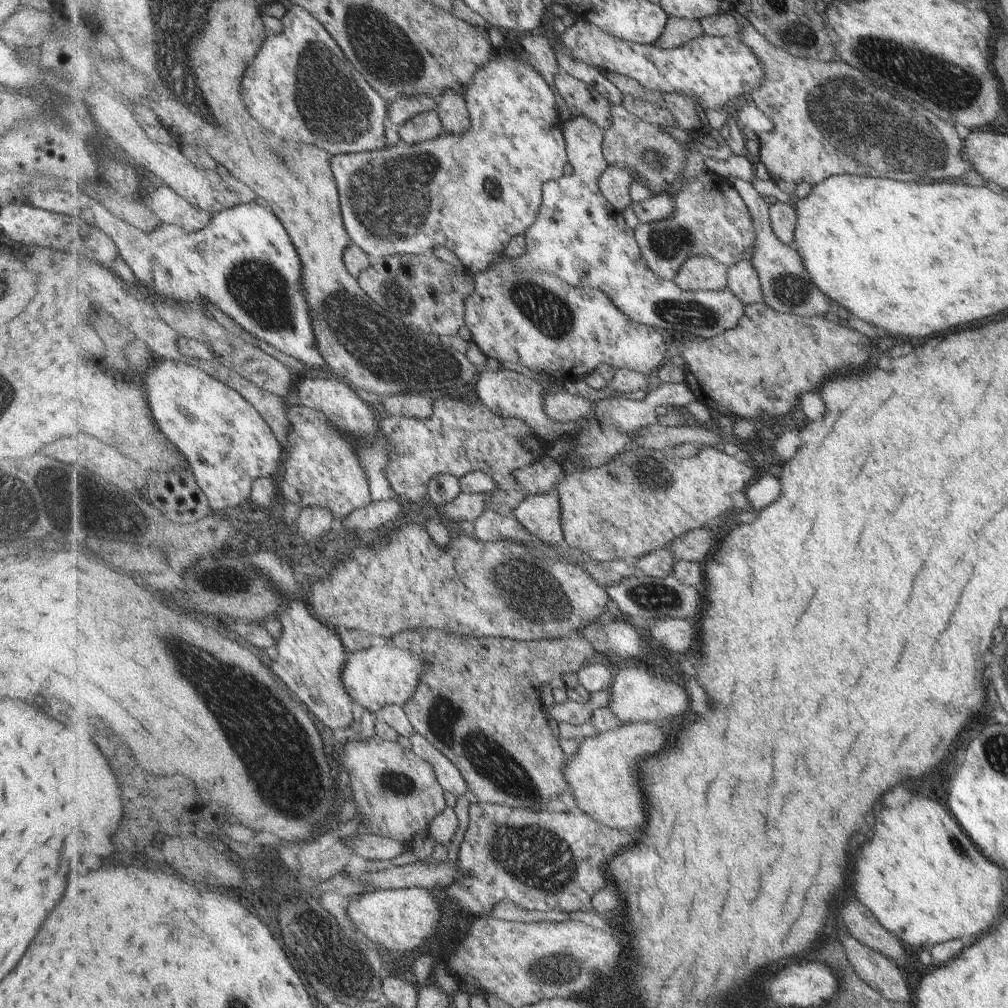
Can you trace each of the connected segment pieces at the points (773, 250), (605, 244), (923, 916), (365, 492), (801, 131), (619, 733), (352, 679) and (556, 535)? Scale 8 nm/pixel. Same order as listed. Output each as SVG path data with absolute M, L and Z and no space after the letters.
M766 196L767 204L763 200L745 200L749 208L750 218L755 227L755 244L752 246L751 266L757 273L759 286L762 292L762 302L778 313L797 315L800 317L823 317L828 315L829 302L822 291L810 281L803 268L801 256L781 244L769 228L767 222L767 205L773 204L776 199Z
M585 115L569 119L562 127L574 172L556 181L549 181L544 186L544 201L538 219L525 232L527 252L514 259L513 264L519 269L534 273L554 274L577 288L603 291L632 321L663 330L679 331L686 338L712 339L735 328L745 312L745 306L735 298L731 289L687 292L675 281L668 281L656 275L647 264L642 256L642 248L639 246L635 230L626 224L622 214L617 213L599 186L601 175L610 165L604 150L607 131Z
M913 796L911 798L911 804L909 806L903 806L903 810L887 810L887 814L883 814L883 822L879 822L879 836L873 836L873 840L859 850L859 856L861 858L857 858L857 862L855 862L855 874L853 874L853 886L851 886L853 892L855 892L855 896L857 896L857 900L873 912L873 916L881 922L883 928L887 928L903 944L907 942L909 946L915 946L915 950L923 947L930 948L937 946L939 943L953 939L963 939L965 936L971 936L971 934L975 936L975 934L987 932L993 926L993 922L997 920L997 916L1001 914L1001 900L1003 900L1001 878L1003 878L1003 872L995 864L987 862L975 850L975 846L967 840L967 836L961 832L959 824L937 802L933 802L929 798Z
M295 405L288 410L293 432L290 434L290 447L287 460L283 462L280 482L282 504L293 502L299 506L328 506L335 511L337 519L345 520L357 508L369 506L372 497L370 478L356 451L358 440L351 433L344 433L328 419L328 416L315 407Z
M734 11L733 14L740 27L738 39L760 60L765 74L748 96L750 103L770 118L772 130L759 133L755 138L759 145L760 162L781 192L793 194L799 182L815 185L827 177L844 174L878 176L902 180L904 183L957 180L963 184L985 186L972 165L964 160L963 138L959 138L959 130L955 130L955 126L935 118L935 114L907 98L895 98L885 88L879 88L873 80L843 62L823 64L820 60L787 54L767 42L741 13Z
M633 723L619 725L605 733L581 740L579 750L570 757L564 768L577 809L602 825L627 832L627 828L639 828L645 824L643 792L639 784L639 766L653 752L663 750L667 736L657 723Z
M379 639L375 646L362 651L355 651L348 656L346 669L342 672L342 681L351 695L364 709L380 717L382 710L388 705L406 705L416 693L421 680L421 672L425 670L422 656L408 649L394 647L389 640Z
M529 495L515 510L517 520L549 548L566 547L559 495Z

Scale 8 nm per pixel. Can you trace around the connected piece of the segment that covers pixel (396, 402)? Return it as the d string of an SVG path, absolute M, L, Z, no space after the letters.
M403 393L385 397L383 406L390 416L427 420L434 411L434 401L426 394Z

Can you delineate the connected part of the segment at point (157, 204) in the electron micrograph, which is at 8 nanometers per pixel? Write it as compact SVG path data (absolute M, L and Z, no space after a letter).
M163 182L144 195L144 202L163 223L179 225L191 232L206 229L215 216L215 213L196 207Z

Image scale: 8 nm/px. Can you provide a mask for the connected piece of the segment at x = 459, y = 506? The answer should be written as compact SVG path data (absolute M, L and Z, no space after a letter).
M463 493L448 505L437 508L437 517L442 513L444 517L453 522L472 522L476 520L487 510L487 500L490 494L484 493Z

